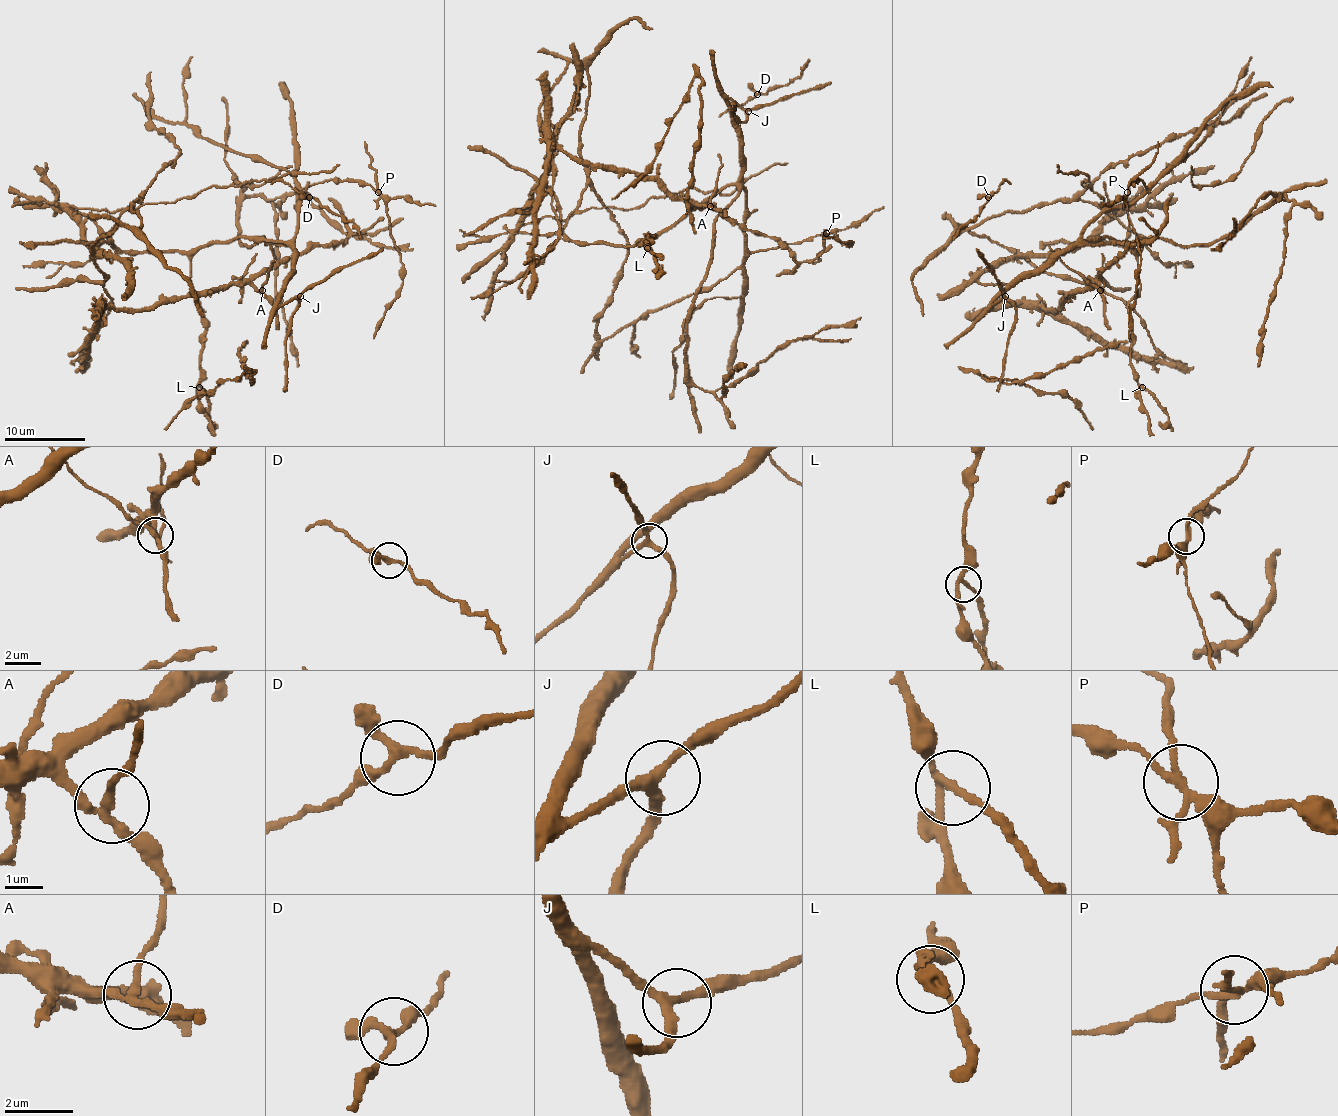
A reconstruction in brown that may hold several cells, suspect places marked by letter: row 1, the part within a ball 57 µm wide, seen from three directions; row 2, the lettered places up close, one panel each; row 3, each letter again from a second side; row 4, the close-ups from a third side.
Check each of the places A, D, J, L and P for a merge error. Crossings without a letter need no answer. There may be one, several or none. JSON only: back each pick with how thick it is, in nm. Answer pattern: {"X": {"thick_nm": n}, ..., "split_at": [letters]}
{"P": {"thick_nm": 200}, "split_at": ["P"]}

